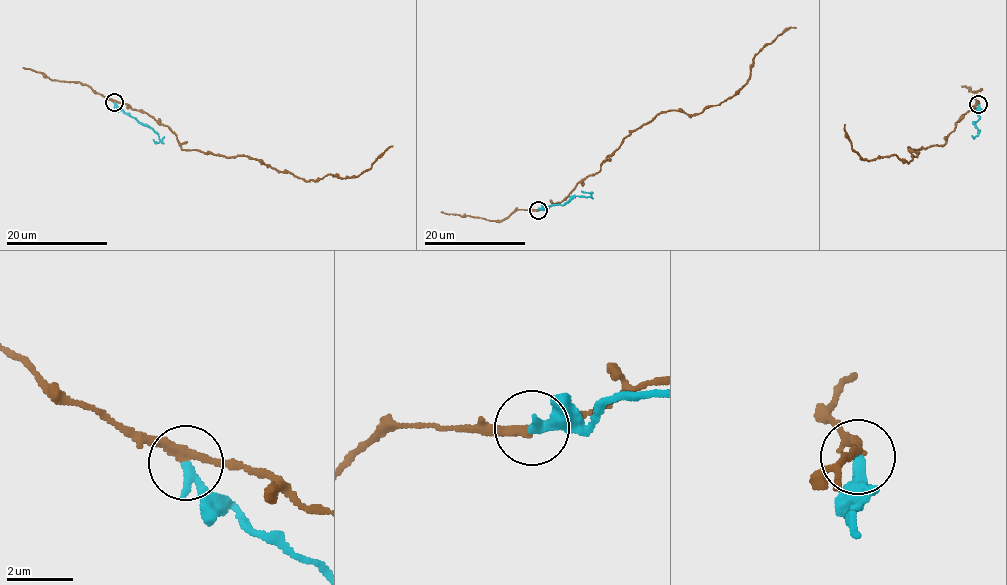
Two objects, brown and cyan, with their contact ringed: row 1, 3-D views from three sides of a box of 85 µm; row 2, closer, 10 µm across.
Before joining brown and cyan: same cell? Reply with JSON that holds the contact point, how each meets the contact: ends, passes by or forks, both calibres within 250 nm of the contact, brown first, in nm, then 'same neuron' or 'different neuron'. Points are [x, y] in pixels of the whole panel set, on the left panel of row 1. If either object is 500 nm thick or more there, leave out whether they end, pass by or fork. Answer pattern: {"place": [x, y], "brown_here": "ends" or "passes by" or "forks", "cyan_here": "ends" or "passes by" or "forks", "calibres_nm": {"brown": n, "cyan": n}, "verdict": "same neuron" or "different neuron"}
{"place": [114, 102], "brown_here": "passes by", "cyan_here": "ends", "calibres_nm": {"brown": 240, "cyan": 340}, "verdict": "different neuron"}

